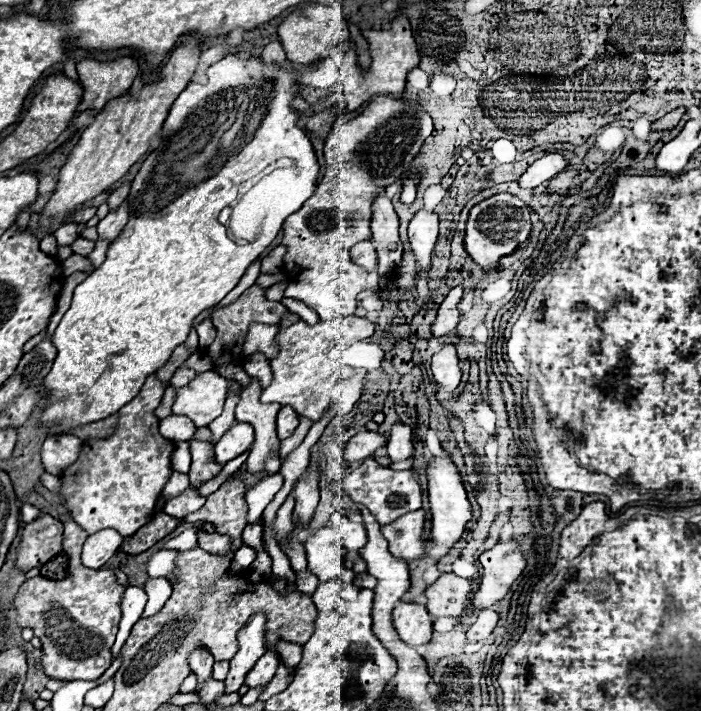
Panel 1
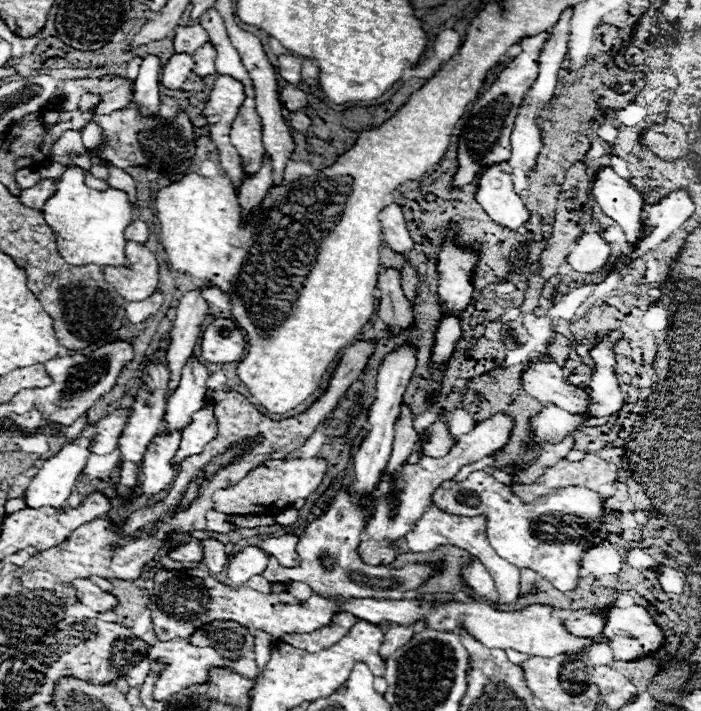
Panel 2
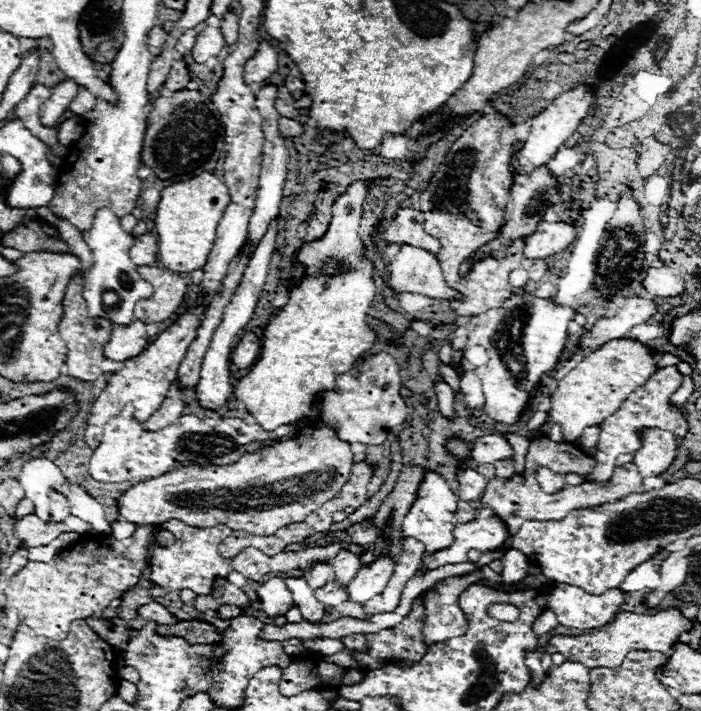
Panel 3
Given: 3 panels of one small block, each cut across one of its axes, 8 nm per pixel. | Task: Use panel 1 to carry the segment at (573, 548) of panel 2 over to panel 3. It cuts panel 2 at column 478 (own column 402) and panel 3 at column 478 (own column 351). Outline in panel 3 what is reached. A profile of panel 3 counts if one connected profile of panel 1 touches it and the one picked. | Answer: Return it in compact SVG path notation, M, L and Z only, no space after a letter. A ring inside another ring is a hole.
M458 470L458 482L460 482L460 488L458 488L458 496L460 500L478 500L482 498L484 494L484 488L486 488L486 478L482 474L478 474L476 470Z

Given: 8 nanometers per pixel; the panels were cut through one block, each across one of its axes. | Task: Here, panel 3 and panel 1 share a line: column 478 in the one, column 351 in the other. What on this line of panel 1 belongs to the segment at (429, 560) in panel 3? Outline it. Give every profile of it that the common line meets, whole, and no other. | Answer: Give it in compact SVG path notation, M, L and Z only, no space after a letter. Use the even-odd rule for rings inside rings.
M334 512L328 520L328 528L332 528L342 540L346 550L360 550L366 544L366 530L364 524L350 520L342 512Z

